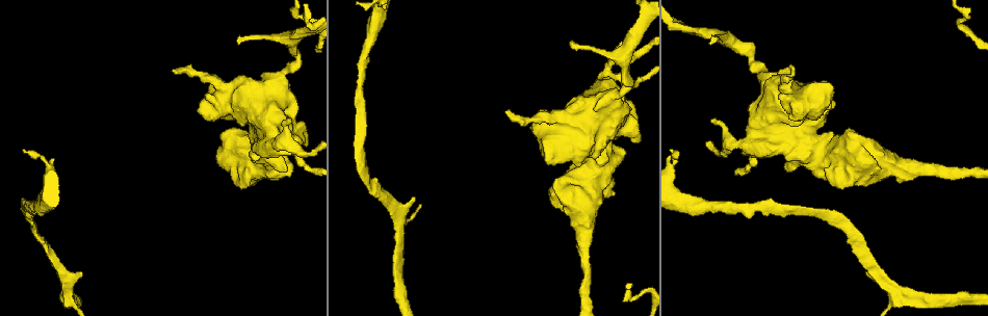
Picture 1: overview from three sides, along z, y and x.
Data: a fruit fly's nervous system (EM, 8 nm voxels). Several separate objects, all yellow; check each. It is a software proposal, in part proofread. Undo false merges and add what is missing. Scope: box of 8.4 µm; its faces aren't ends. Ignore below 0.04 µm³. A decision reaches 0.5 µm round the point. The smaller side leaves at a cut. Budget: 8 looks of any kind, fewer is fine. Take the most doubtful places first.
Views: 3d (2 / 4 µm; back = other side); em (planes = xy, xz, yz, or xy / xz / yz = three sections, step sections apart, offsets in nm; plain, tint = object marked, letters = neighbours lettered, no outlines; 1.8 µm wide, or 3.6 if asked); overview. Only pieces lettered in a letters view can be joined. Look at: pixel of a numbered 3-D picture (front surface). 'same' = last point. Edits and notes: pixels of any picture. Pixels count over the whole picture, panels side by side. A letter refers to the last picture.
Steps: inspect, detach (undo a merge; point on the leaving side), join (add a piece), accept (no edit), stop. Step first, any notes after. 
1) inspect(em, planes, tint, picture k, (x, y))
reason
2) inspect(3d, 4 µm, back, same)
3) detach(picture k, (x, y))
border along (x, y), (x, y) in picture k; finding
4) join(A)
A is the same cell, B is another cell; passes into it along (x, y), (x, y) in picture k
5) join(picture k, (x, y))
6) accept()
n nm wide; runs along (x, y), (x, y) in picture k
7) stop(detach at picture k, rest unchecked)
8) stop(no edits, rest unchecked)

inspect(3d, 2 µm, picture 1, (400, 226))
three-way junction

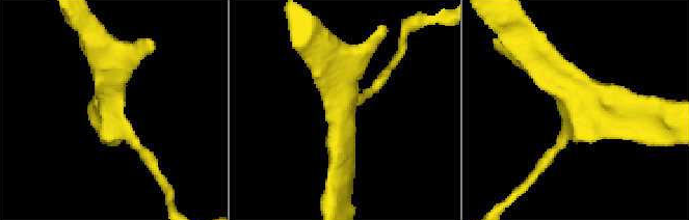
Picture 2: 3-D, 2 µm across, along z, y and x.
inspect(em, 3.6 µm, planes, tint, picture 2, (576, 100))
3 arms; need the tissue

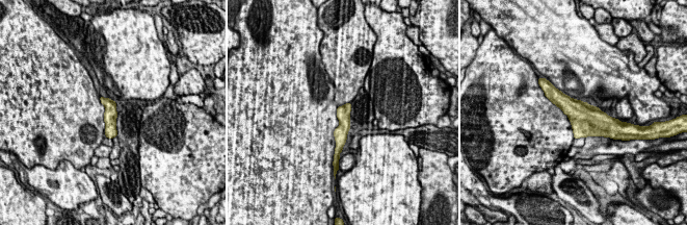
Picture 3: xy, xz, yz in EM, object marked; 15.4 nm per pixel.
inspect(em, 3.6 µm, planes, letters, same)
what lies round it

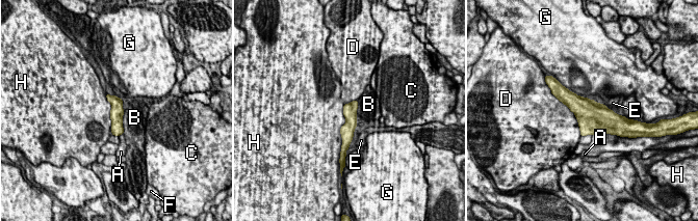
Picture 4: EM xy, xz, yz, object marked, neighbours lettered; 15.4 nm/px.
accept()
220 nm wide; A, B, C, D, E, F, G and H are other cells; border along (344, 104), (340, 146) in picture 4; all the same cell

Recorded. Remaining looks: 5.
inspect(3d, 2 µm, picture 1, (507, 112))
branch stops here

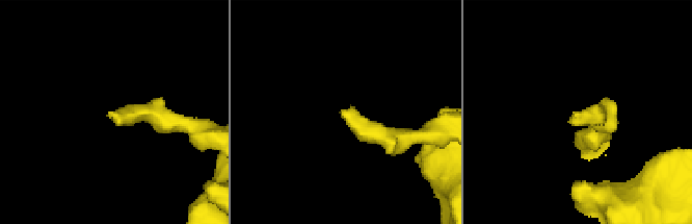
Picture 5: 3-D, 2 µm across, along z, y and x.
inspect(em, yz, step 8, tint, picture 5, (347, 109))

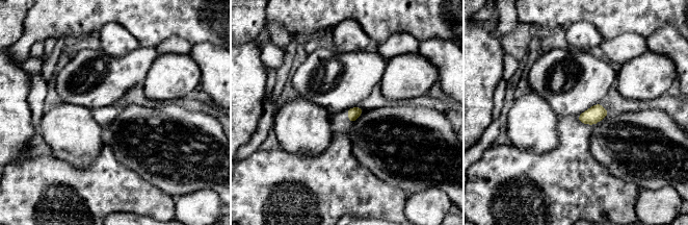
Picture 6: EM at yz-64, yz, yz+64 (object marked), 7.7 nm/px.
inspect(em, planes, letters, same)

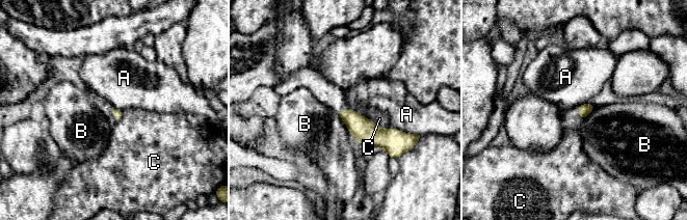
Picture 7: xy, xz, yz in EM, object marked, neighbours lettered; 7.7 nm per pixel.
accept()
A, B and C are other cells; runs along (342, 113), (365, 132), (398, 141) in picture 7; none of them fits

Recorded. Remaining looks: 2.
inspect(em, 3.6 µm, planes, letters, picture 1, (291, 118))
branch stops here

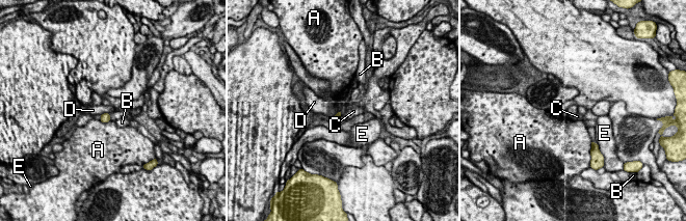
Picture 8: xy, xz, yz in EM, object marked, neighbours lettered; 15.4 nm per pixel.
accept()
A, B, C, D and E are other cells; no lettered piece goes on from it

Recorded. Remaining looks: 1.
stop(no edits, rest unchecked)

